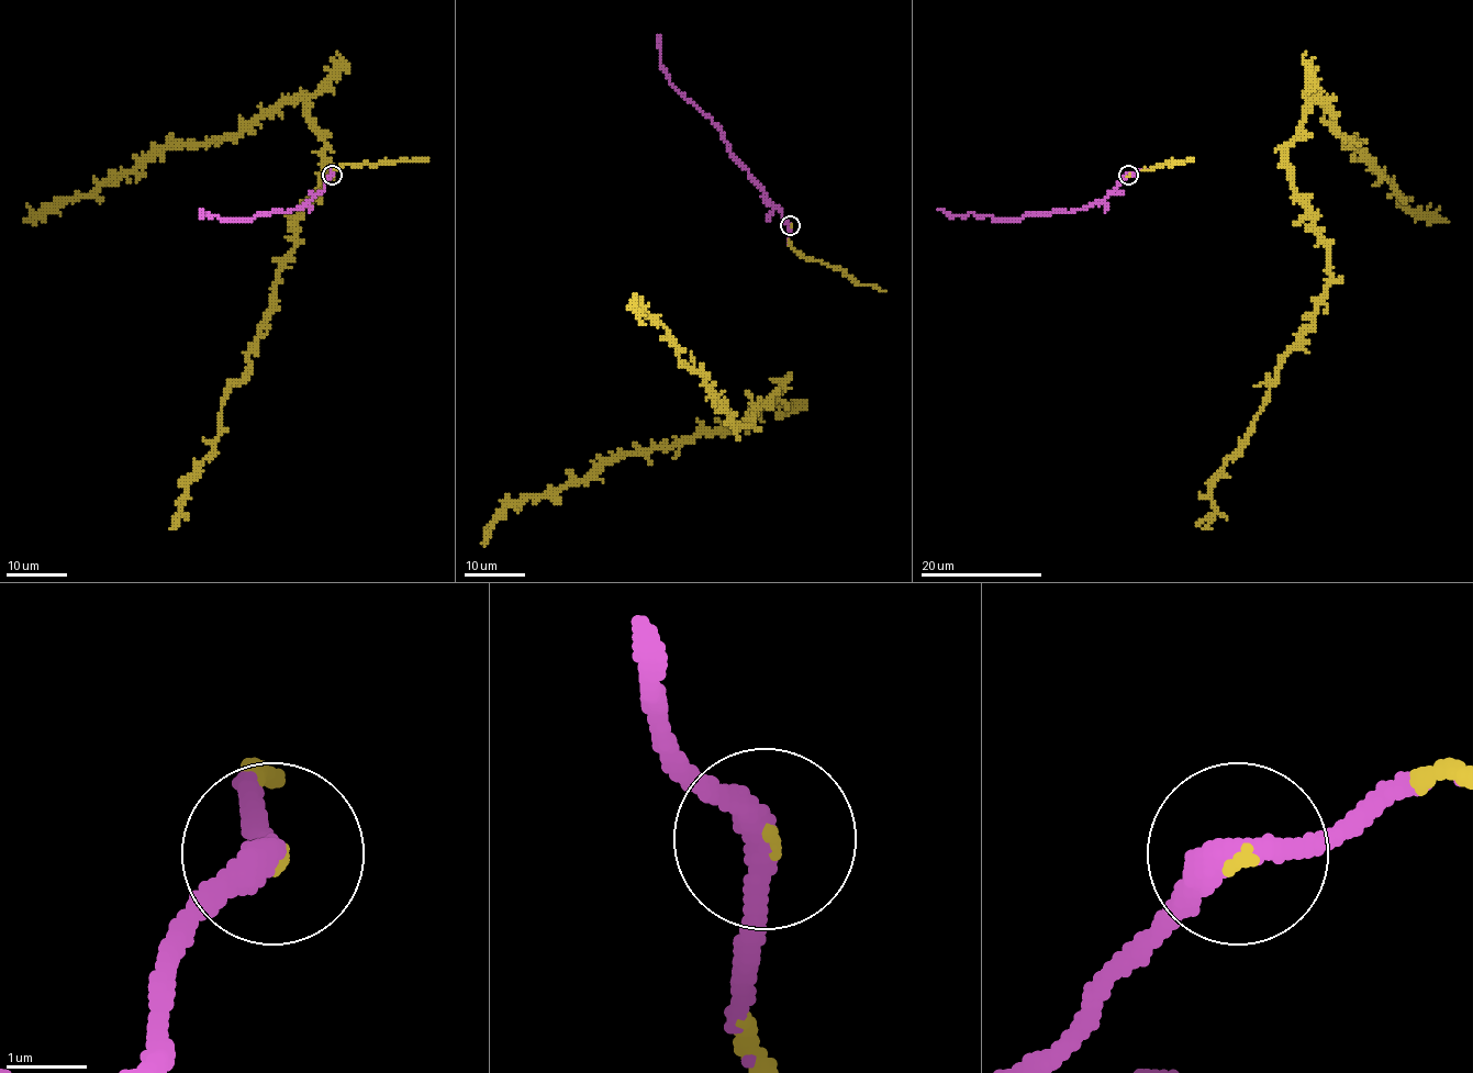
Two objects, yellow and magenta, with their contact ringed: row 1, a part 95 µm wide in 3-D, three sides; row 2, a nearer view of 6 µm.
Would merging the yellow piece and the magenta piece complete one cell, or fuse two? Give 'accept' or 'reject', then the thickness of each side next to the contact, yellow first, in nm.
accept | 70/340 nm

